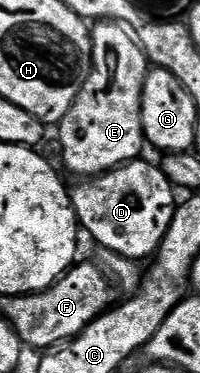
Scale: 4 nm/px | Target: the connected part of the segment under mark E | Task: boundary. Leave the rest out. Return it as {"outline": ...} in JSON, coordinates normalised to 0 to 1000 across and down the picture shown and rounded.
{"outline":[[[490,54],[465,62],[450,86],[450,190],[420,214],[420,225],[400,236],[400,247],[380,257],[380,268],[360,279],[360,290],[340,290],[340,300],[285,330],[290,349],[290,391],[310,399],[310,434],[370,466],[410,466],[390,472],[465,472],[480,466],[530,466],[550,456],[575,456],[590,445],[615,445],[625,434],[660,434],[715,421],[710,391],[720,394],[720,373],[710,365],[710,228],[740,196],[740,158],[730,142],[710,134],[705,118],[685,99],[615,62],[560,59],[545,54]]]}

